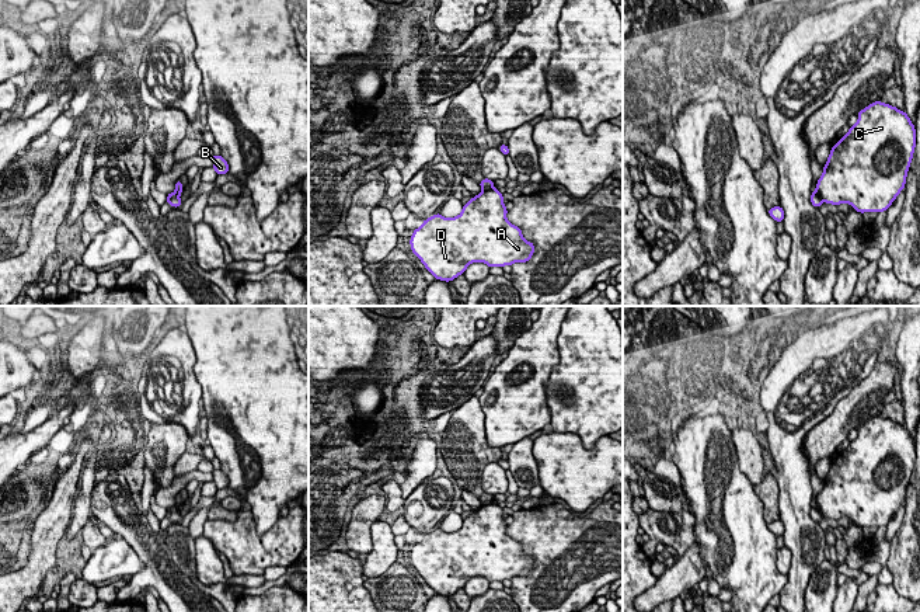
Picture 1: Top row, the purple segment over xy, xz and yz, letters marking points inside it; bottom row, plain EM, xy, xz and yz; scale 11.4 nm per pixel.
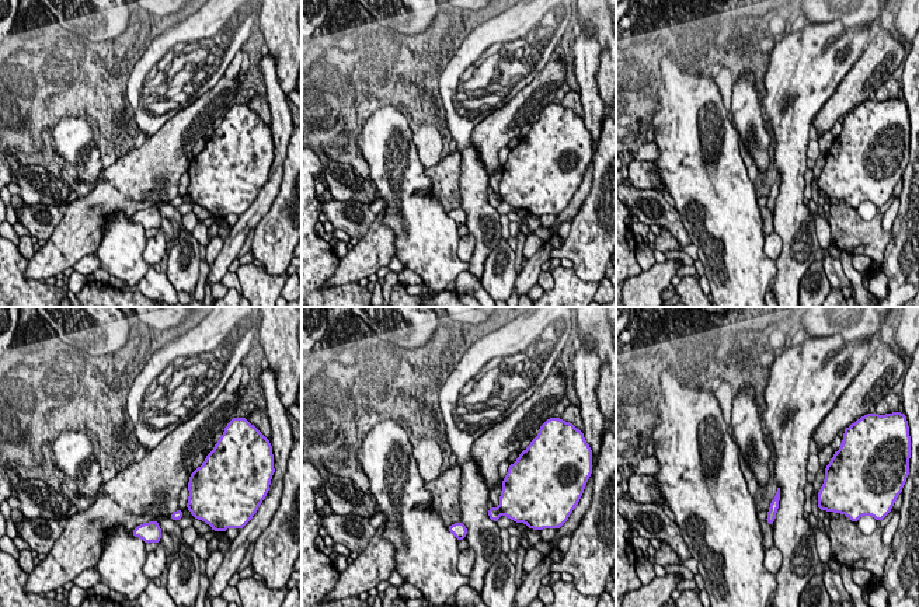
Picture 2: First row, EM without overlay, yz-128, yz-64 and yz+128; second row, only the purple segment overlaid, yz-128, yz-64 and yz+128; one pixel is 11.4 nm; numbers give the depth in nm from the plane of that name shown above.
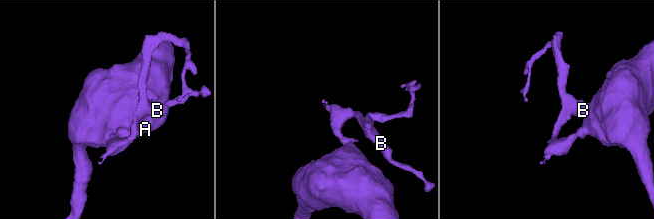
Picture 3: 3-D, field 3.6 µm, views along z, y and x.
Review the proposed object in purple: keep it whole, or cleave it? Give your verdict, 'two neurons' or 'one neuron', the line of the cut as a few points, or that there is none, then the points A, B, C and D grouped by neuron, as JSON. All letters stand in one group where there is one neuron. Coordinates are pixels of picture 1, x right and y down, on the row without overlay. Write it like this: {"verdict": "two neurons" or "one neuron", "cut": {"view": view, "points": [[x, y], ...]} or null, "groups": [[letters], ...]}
{"verdict": "two neurons", "cut": {"view": "xz", "points": [[492, 501], [484, 504]]}, "groups": [["A", "C", "D"], ["B"]]}

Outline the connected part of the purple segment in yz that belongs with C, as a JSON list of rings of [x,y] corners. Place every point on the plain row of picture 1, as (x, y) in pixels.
[[[882,415],[861,424],[855,439],[832,460],[816,505],[826,518],[850,518],[857,526],[884,526],[905,503],[916,462],[916,444],[905,425]]]

